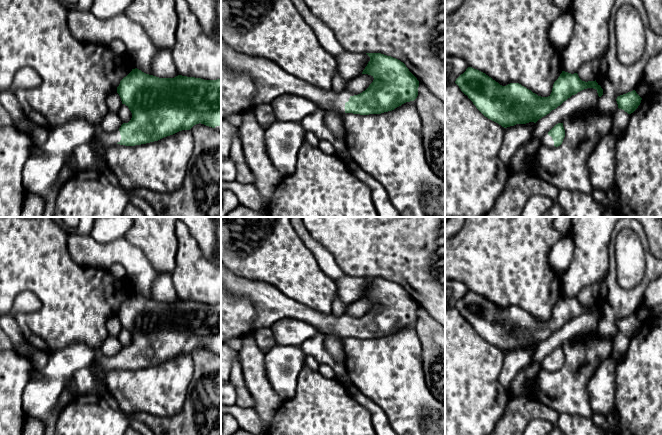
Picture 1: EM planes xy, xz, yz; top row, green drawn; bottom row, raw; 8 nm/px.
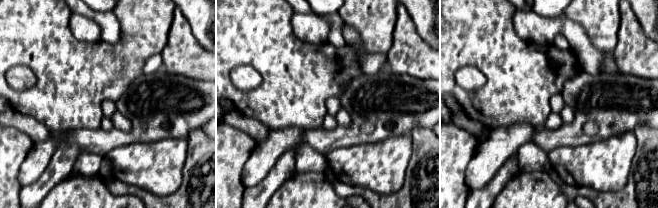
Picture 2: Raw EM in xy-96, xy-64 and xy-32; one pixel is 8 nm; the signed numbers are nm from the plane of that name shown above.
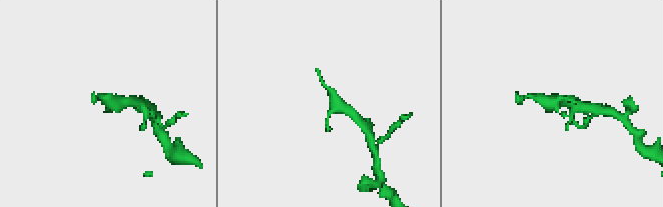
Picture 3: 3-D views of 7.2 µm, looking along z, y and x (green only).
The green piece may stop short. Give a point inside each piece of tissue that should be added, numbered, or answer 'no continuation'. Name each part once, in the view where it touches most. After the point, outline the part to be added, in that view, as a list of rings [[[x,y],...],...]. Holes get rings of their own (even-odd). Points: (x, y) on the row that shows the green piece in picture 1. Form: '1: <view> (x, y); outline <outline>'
1: xz (271, 81); outline [[[221,38],[221,62],[228,69],[242,72],[249,76],[255,86],[256,94],[252,98],[254,107],[260,104],[271,104],[283,95],[296,95],[317,103],[326,111],[334,110],[345,113],[345,103],[354,94],[325,91],[310,83],[287,73],[274,62],[238,53]]]

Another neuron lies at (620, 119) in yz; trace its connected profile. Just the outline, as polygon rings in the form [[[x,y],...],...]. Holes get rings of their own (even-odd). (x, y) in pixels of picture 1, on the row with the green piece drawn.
[[[617,109],[611,115],[611,117],[612,117],[611,134],[616,138],[620,138],[623,136],[626,130],[626,127],[629,123],[630,114],[628,114],[622,109]]]

